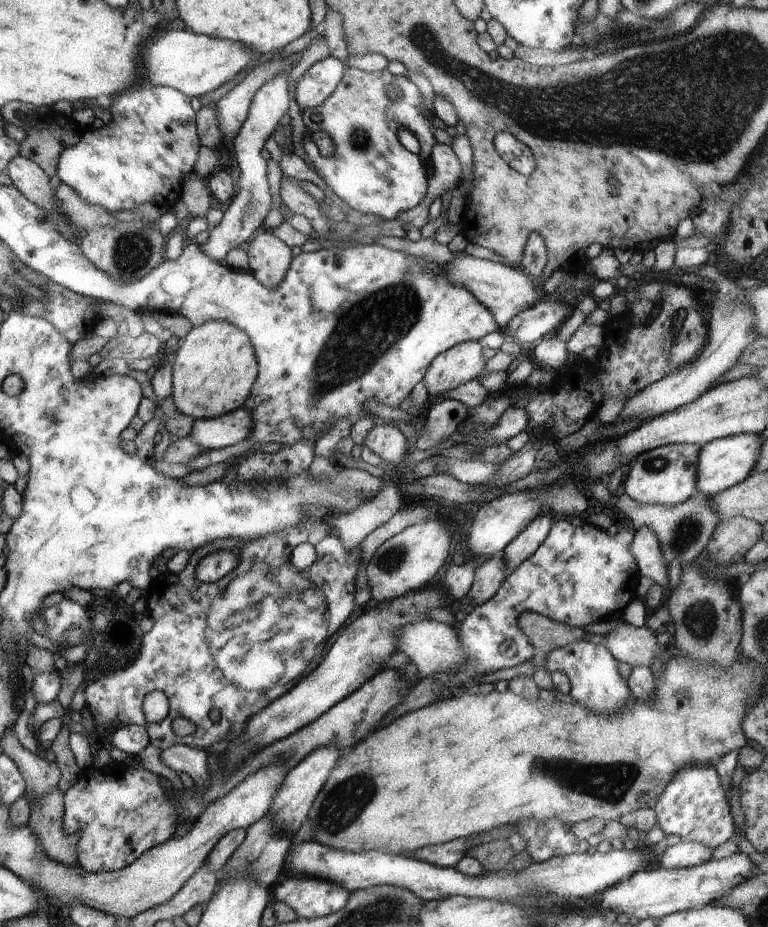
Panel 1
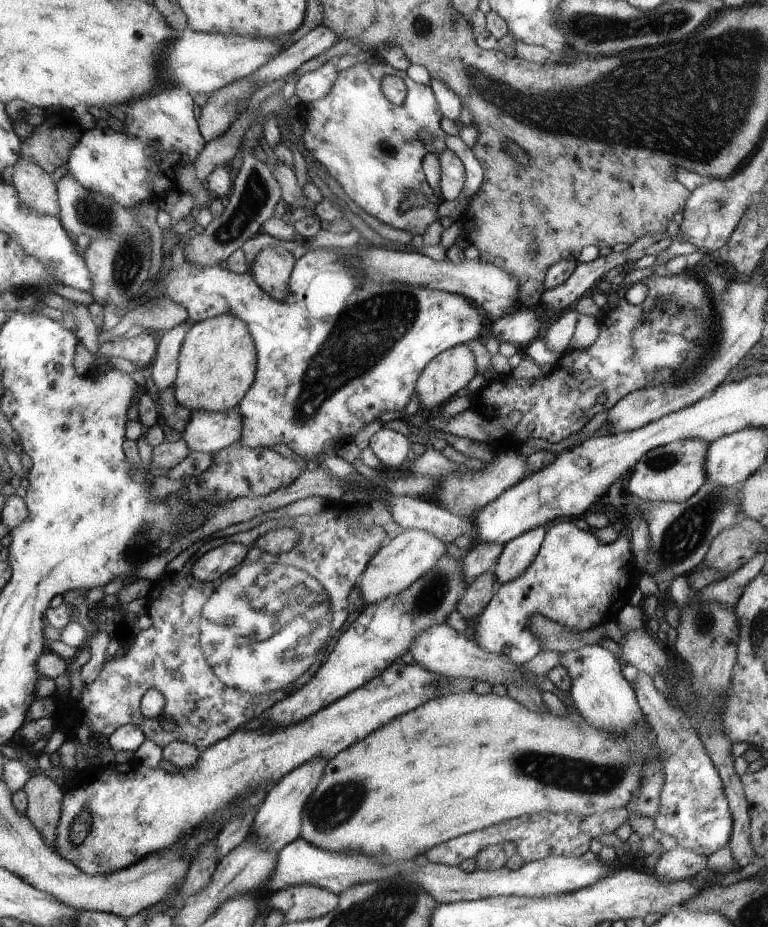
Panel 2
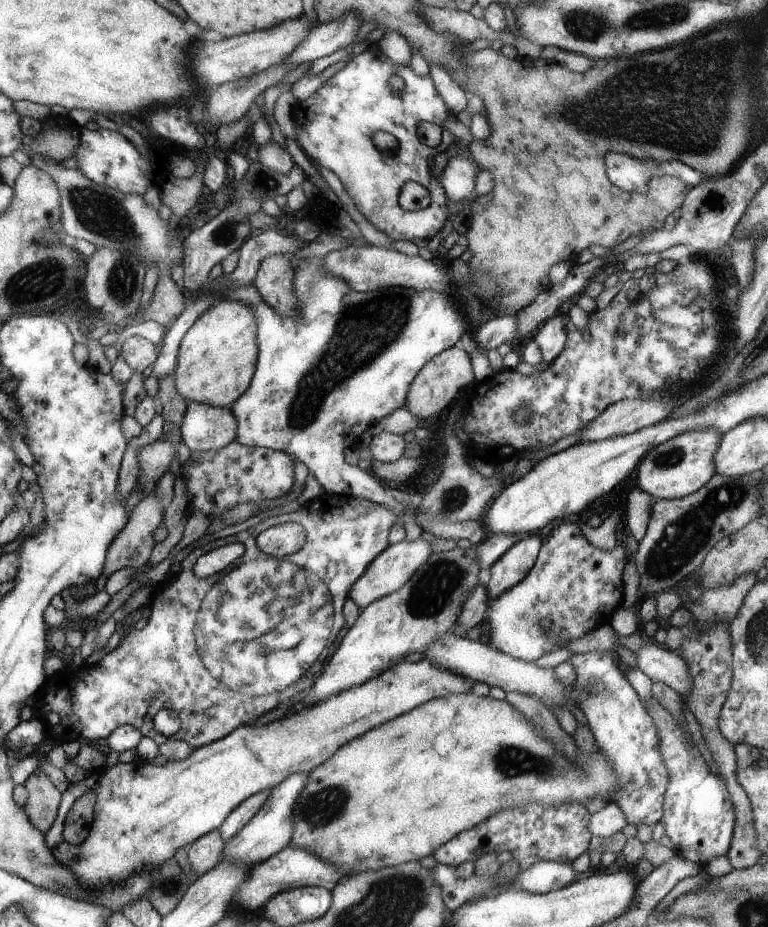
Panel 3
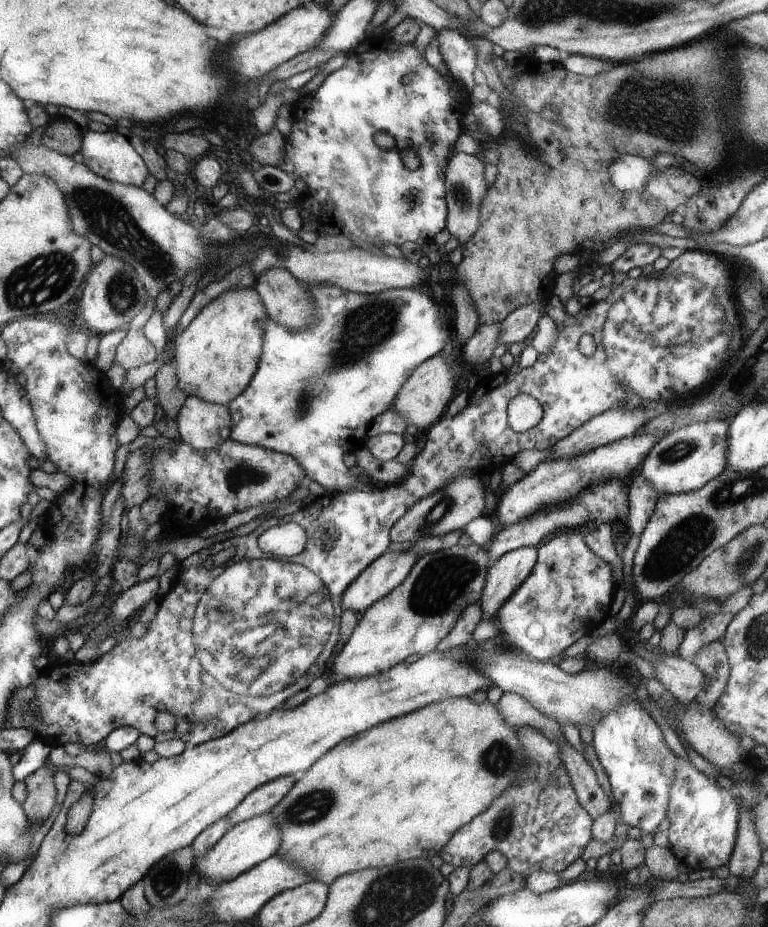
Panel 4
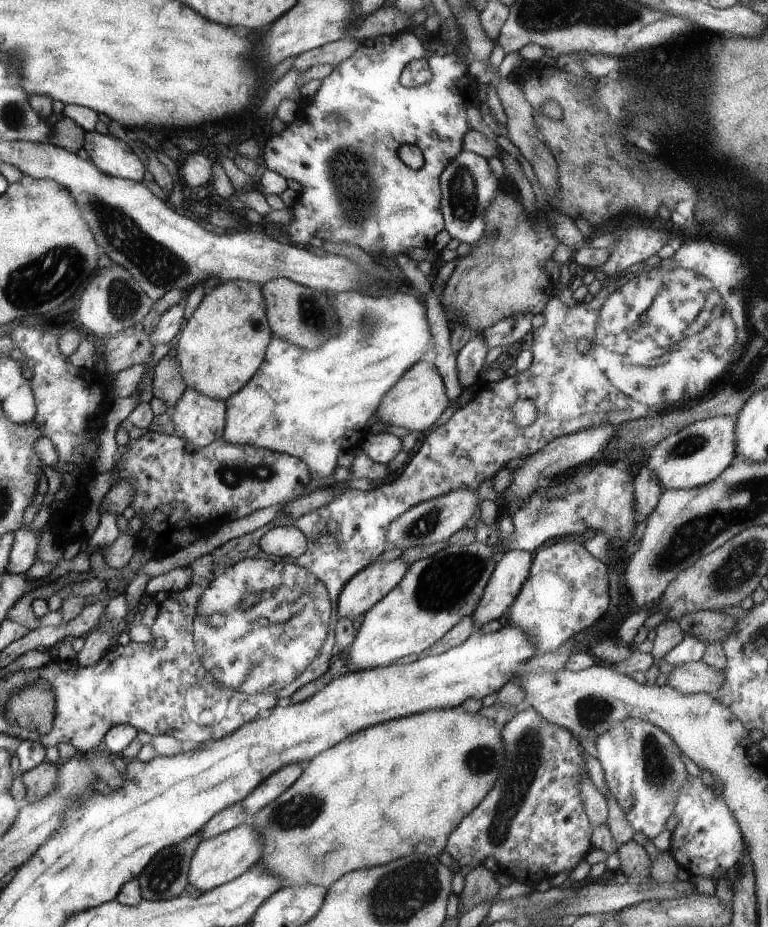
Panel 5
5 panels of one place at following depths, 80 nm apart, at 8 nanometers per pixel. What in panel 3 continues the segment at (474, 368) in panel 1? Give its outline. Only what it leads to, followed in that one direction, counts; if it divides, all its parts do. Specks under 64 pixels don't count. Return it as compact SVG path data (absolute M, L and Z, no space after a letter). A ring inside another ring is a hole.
M458 345L448 348L448 350L430 359L415 376L407 394L407 411L412 413L417 419L426 420L432 416L440 416L442 410L446 410L452 400L456 400L460 388L464 386L474 386L478 383L473 373L472 362L464 350L458 350Z

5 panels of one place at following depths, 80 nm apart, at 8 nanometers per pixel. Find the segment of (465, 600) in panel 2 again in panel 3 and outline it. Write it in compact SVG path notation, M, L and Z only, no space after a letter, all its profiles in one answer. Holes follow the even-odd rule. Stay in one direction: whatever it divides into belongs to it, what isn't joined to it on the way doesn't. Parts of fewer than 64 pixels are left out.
M480 584L471 592L467 602L463 604L463 610L459 614L458 622L451 630L455 636L466 637L466 632L474 626L484 625L489 610L487 591L485 586Z

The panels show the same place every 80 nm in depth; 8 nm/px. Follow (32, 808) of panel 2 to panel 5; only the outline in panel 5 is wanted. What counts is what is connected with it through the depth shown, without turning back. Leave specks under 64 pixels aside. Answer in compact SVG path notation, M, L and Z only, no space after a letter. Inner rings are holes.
M44 762L27 770L21 775L22 782L27 788L25 804L36 802L48 796L55 787L58 768L52 763Z

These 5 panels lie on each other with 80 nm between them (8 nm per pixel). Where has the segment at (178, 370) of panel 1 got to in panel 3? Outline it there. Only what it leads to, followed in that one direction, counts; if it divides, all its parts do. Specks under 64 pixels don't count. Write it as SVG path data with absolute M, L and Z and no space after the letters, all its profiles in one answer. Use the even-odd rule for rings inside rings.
M237 300L218 301L182 337L173 374L177 393L188 403L230 408L252 380L258 351L255 310Z

